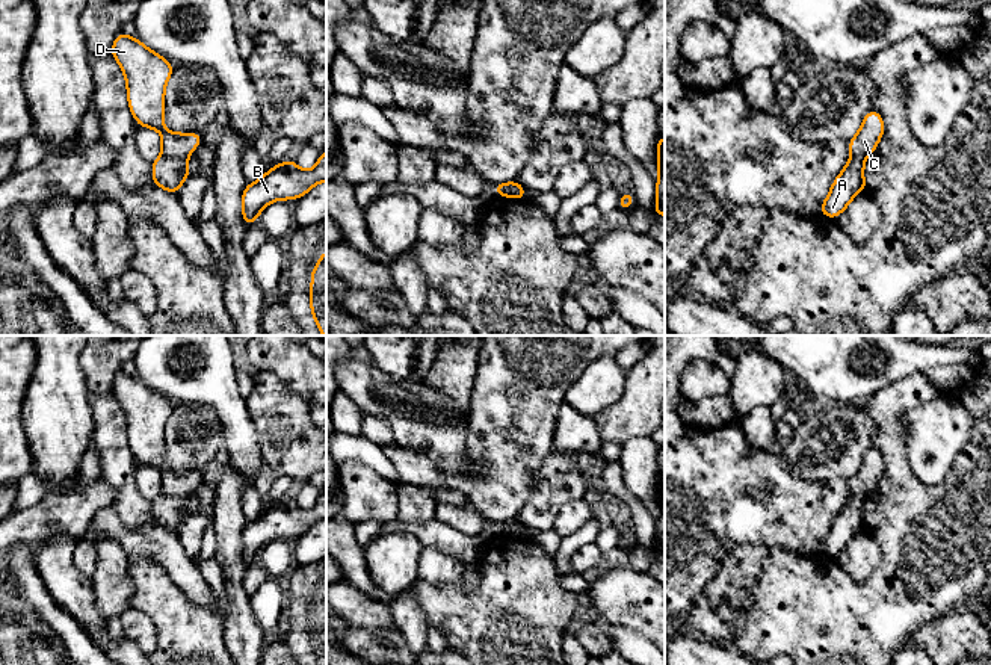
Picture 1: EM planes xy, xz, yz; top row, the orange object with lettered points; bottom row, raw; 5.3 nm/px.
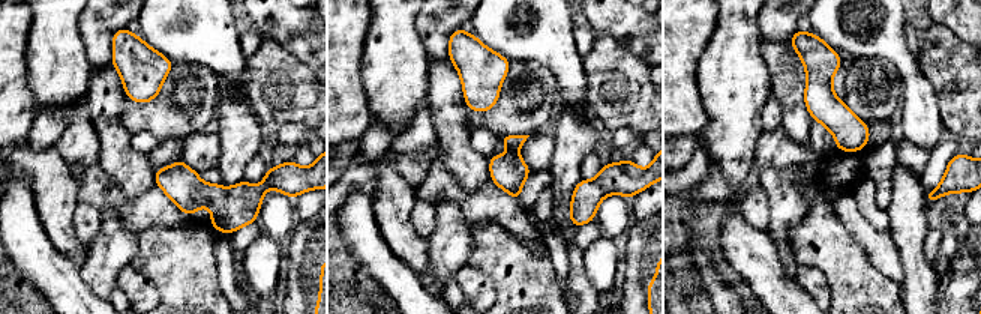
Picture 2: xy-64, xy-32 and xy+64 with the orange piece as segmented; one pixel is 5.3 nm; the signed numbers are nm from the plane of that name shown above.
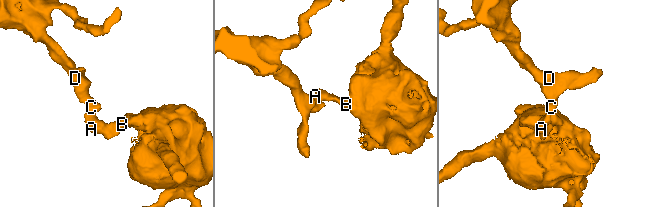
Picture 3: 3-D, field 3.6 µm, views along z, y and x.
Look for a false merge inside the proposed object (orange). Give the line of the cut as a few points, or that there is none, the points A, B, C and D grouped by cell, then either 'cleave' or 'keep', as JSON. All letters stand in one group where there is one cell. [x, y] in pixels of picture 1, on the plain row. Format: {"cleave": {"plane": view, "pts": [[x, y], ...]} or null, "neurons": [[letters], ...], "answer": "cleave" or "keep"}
{"cleave": {"plane": "xy", "pts": [[162, 491], [186, 499]]}, "neurons": [["A", "B"], ["C", "D"]], "answer": "cleave"}

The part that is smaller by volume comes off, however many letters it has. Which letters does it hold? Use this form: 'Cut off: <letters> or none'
Cut off: A, B

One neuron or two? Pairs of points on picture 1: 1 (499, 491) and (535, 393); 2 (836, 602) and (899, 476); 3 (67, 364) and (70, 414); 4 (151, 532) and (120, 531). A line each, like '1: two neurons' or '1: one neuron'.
1: one neuron
2: one neuron
3: one neuron
4: one neuron

